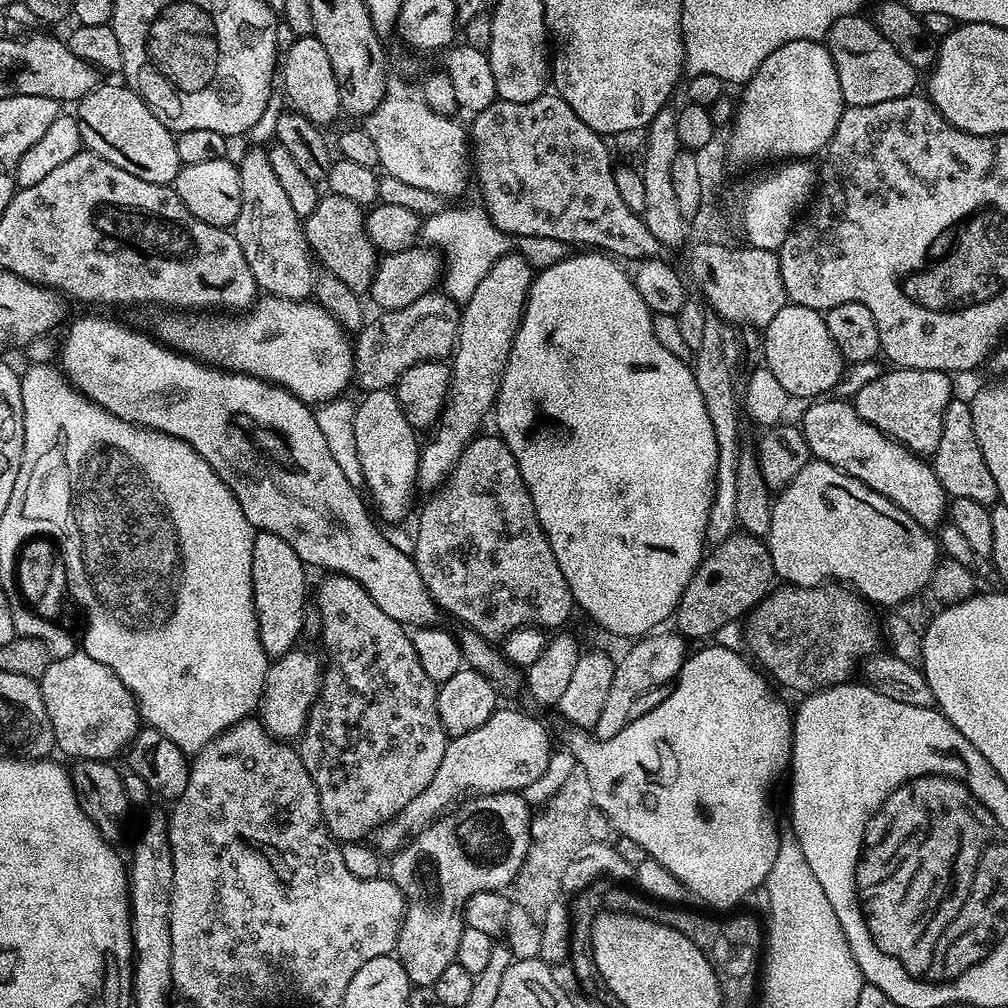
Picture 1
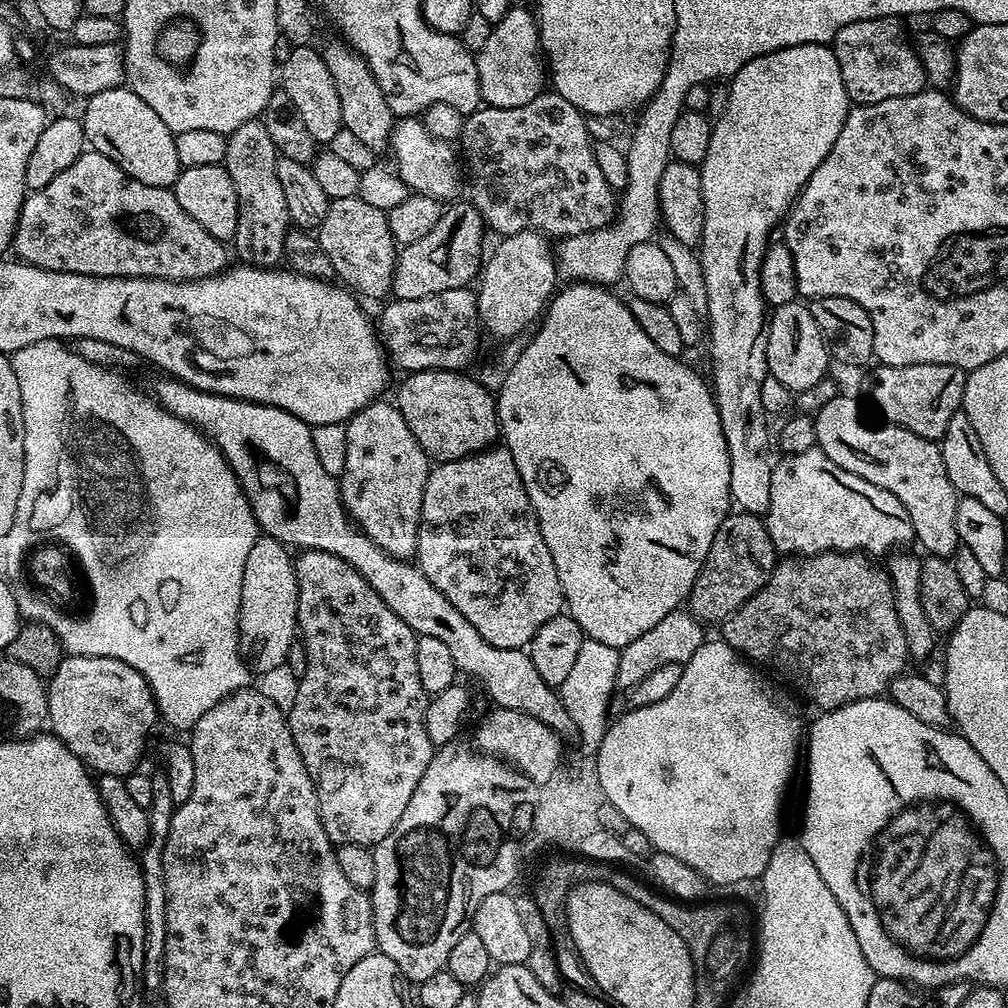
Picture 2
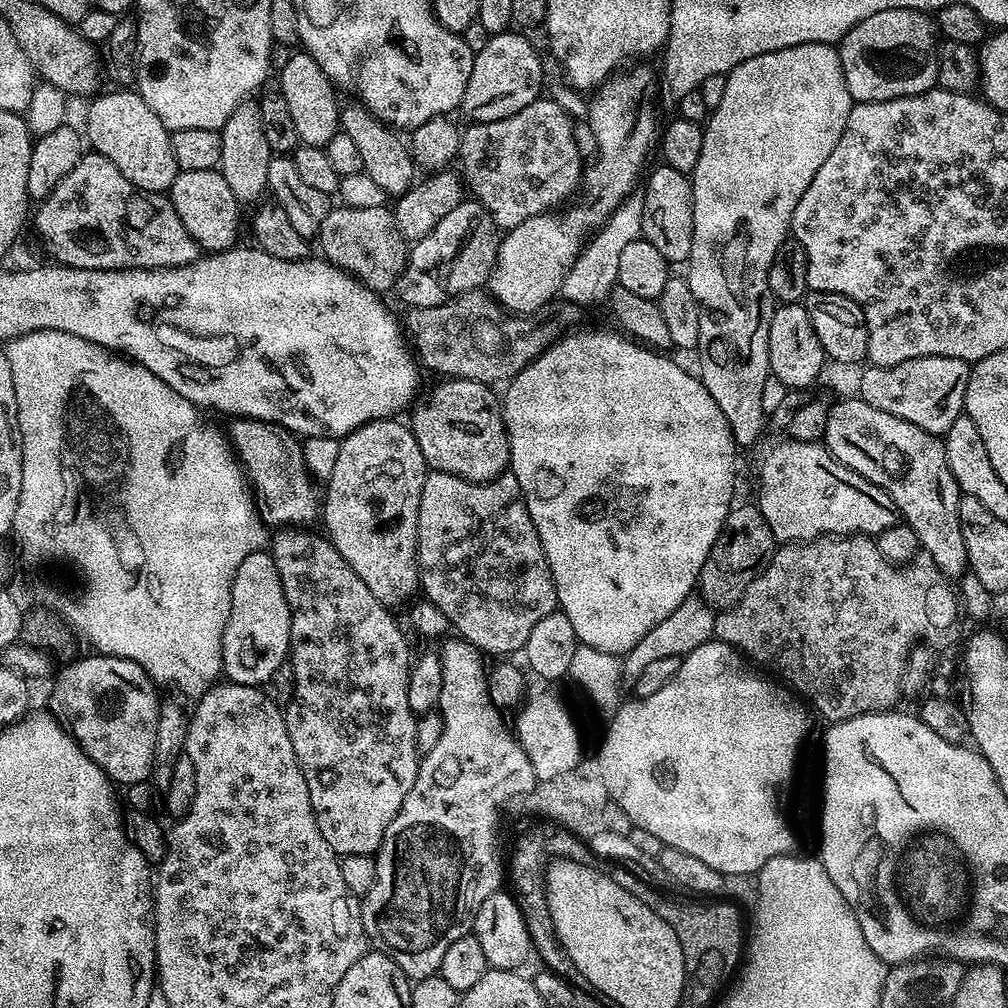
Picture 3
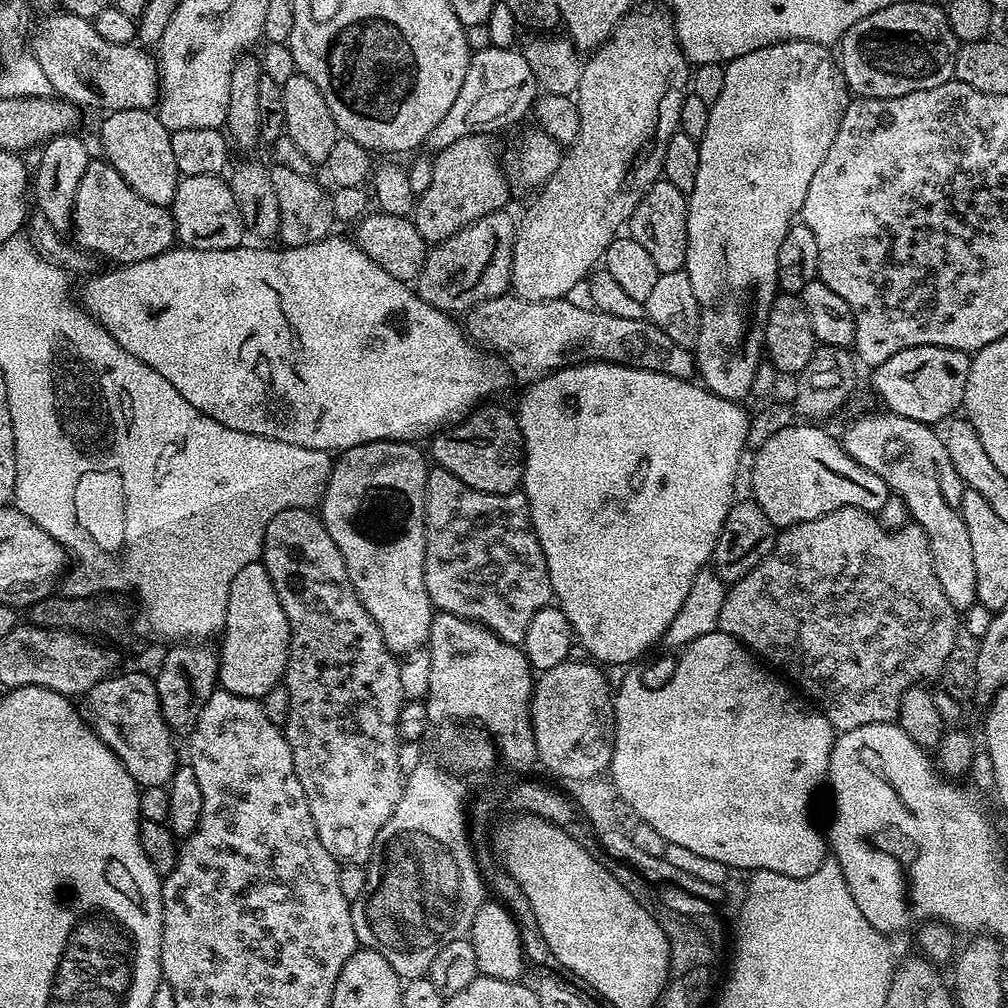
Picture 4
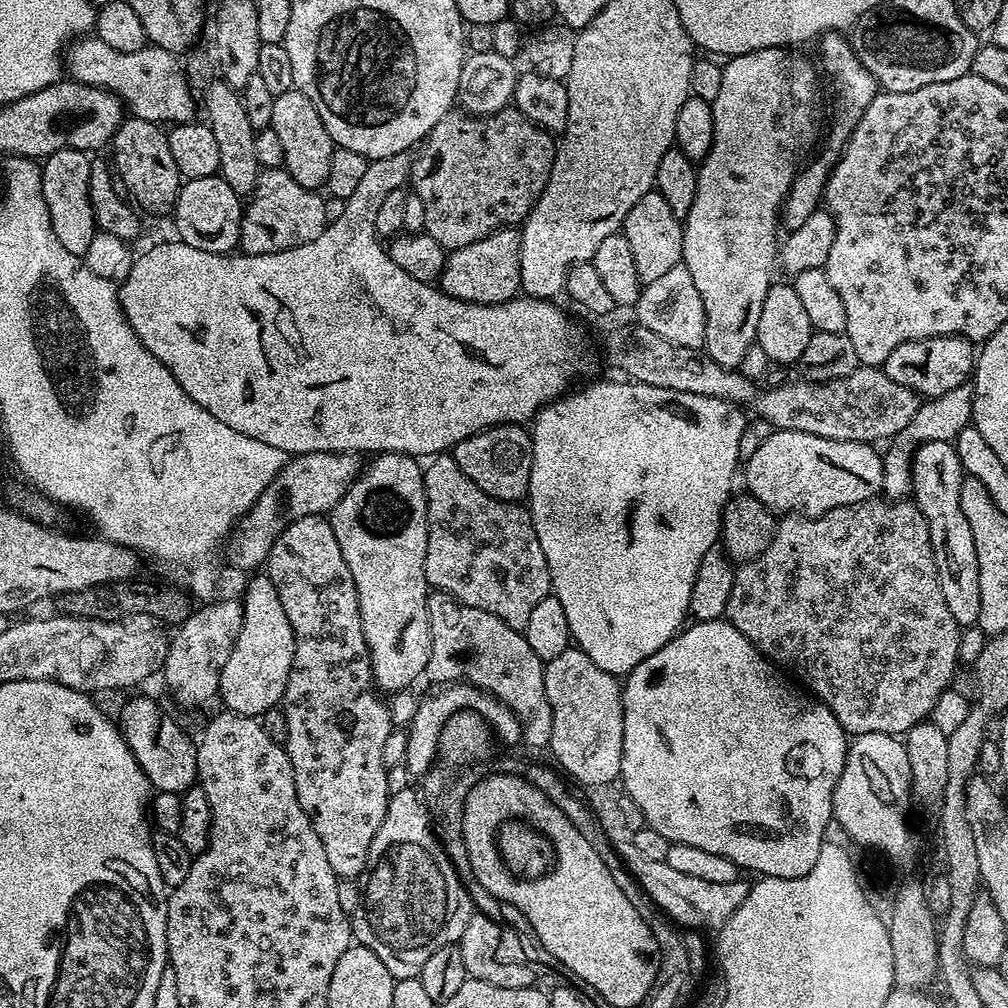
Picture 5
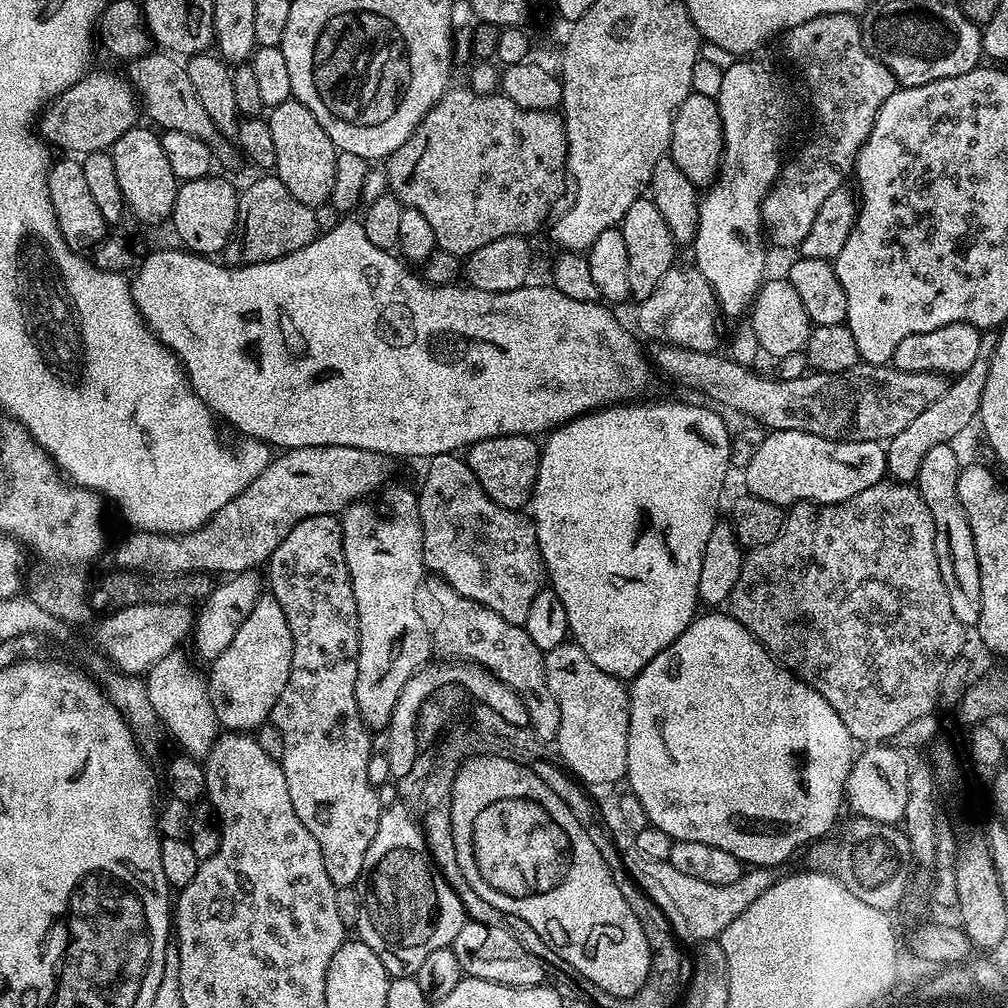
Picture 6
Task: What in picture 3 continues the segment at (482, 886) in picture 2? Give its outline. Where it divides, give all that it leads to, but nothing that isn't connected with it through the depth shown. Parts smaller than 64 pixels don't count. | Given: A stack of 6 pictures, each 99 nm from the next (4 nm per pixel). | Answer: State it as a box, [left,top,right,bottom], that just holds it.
[360,638,537,981]

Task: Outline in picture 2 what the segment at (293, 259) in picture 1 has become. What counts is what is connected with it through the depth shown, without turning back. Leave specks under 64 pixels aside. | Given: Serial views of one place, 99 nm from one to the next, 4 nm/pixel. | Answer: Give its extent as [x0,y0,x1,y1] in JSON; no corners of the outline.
[223,119,290,268]

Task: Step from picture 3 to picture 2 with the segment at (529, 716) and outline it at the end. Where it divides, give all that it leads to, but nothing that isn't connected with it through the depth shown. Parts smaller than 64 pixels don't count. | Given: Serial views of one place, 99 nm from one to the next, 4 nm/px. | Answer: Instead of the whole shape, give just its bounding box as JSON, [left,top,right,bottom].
[475,708,560,786]

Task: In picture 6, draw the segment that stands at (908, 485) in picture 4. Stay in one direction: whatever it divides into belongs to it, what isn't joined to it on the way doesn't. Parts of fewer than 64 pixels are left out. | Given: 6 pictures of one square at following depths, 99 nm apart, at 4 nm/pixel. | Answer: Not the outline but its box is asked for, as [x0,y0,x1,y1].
[915,444,982,626]

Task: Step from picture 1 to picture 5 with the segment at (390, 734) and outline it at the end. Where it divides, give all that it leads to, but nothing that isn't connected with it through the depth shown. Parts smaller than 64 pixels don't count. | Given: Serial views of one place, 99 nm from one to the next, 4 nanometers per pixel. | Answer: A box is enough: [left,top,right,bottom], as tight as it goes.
[266,516,394,878]

